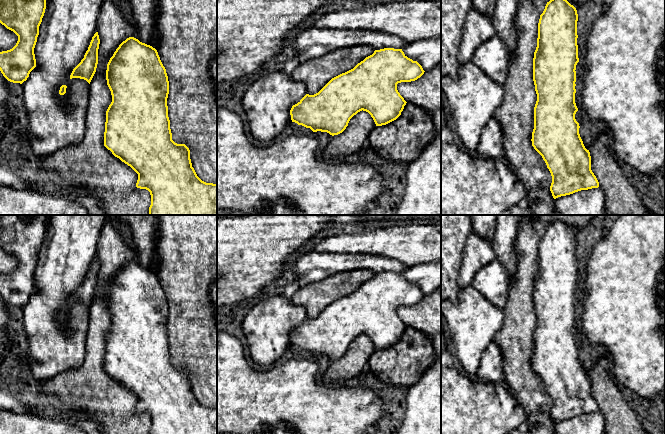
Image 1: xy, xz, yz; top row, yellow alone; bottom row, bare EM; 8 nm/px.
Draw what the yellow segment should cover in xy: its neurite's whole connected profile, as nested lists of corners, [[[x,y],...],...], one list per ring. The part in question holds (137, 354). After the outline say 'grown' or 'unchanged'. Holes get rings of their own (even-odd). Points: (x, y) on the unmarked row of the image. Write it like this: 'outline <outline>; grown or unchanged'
outline [[[134,261],[127,262],[119,269],[113,280],[110,282],[107,288],[106,304],[111,315],[112,326],[106,335],[104,370],[110,374],[115,381],[130,390],[138,398],[136,411],[148,414],[151,419],[149,434],[217,434],[217,408],[202,405],[192,391],[189,372],[185,368],[177,368],[172,364],[167,330],[169,305],[166,293],[160,284],[157,274],[150,269],[140,266]]]; unchanged

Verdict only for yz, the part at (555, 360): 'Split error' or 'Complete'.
Complete

